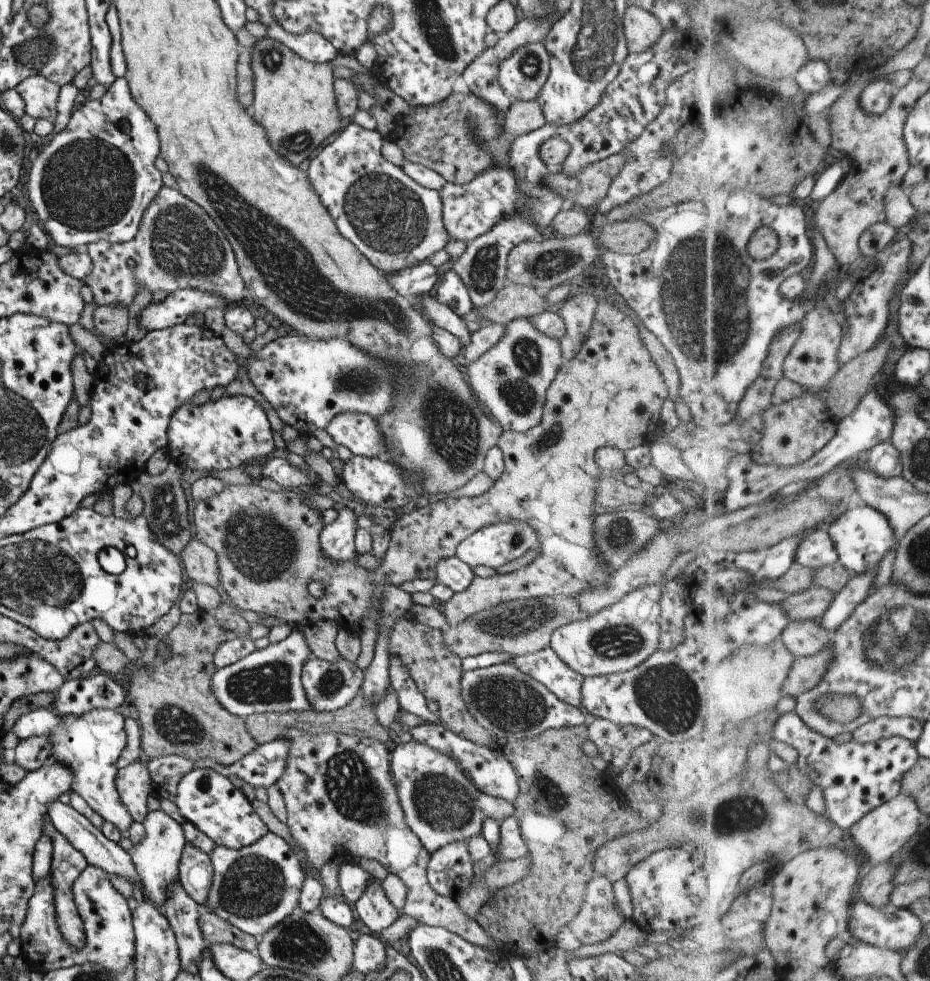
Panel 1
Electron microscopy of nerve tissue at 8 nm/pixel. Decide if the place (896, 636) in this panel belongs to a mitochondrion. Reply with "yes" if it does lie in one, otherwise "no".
yes

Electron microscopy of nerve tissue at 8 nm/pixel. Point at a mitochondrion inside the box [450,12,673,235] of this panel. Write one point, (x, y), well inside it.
(484, 147)

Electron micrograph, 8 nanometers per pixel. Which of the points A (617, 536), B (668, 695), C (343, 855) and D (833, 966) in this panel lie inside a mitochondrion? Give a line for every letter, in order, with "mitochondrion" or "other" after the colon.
A: mitochondrion
B: mitochondrion
C: other
D: other

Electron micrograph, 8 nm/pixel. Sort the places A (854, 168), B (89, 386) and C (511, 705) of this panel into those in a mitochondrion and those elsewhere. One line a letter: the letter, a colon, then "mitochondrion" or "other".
A: other
B: other
C: mitochondrion

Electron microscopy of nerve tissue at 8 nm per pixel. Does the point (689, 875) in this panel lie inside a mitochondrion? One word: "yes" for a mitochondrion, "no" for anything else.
no

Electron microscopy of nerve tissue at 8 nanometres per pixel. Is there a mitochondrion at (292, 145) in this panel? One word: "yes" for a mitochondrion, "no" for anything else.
yes

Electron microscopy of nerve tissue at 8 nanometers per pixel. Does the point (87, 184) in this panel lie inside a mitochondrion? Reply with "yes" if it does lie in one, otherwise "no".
yes

